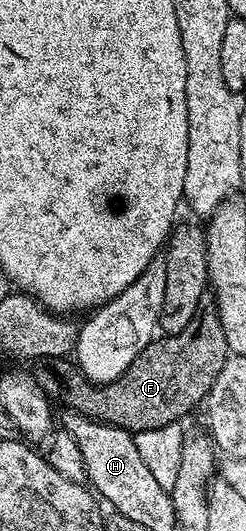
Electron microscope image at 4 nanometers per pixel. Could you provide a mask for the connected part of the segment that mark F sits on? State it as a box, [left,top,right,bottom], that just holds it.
[34,294,229,434]

